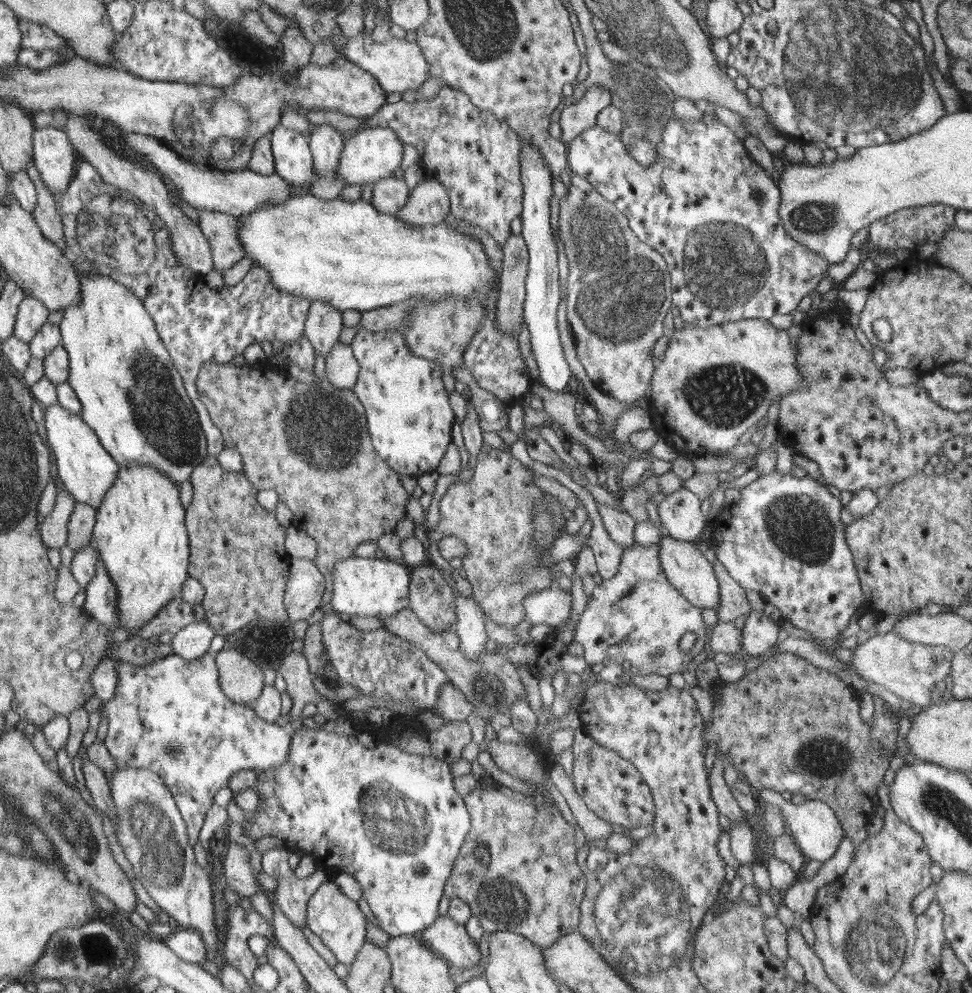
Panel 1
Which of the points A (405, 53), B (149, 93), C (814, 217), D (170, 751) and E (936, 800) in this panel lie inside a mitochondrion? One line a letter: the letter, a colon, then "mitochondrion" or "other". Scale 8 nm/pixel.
A: other
B: other
C: mitochondrion
D: mitochondrion
E: mitochondrion

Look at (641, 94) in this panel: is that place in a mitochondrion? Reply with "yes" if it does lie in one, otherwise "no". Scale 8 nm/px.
yes

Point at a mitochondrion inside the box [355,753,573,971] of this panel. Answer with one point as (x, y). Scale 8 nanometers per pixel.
(502, 902)

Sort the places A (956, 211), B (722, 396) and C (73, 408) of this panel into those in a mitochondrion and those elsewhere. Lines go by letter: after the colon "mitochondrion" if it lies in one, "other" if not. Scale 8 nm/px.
A: other
B: mitochondrion
C: other

